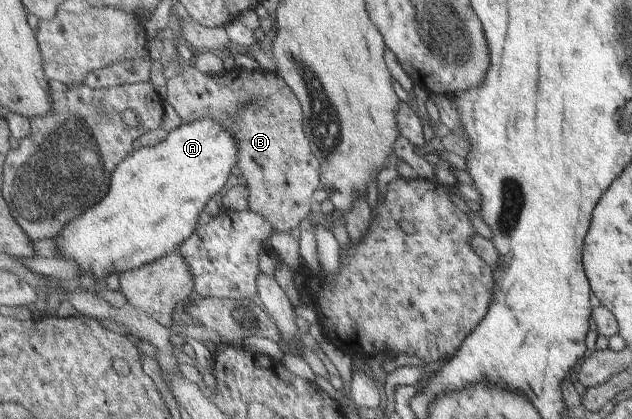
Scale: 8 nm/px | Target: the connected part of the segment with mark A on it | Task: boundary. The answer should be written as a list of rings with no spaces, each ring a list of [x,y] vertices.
[[[211,116],[189,124],[182,121],[179,128],[168,132],[164,141],[151,148],[141,147],[118,165],[105,196],[98,203],[92,204],[92,207],[84,208],[67,223],[66,230],[54,238],[61,256],[75,263],[79,275],[91,275],[95,280],[95,288],[100,290],[112,273],[120,274],[121,277],[124,272],[170,255],[196,233],[200,212],[216,193],[224,189],[232,169],[238,163],[239,140],[223,124]]]

